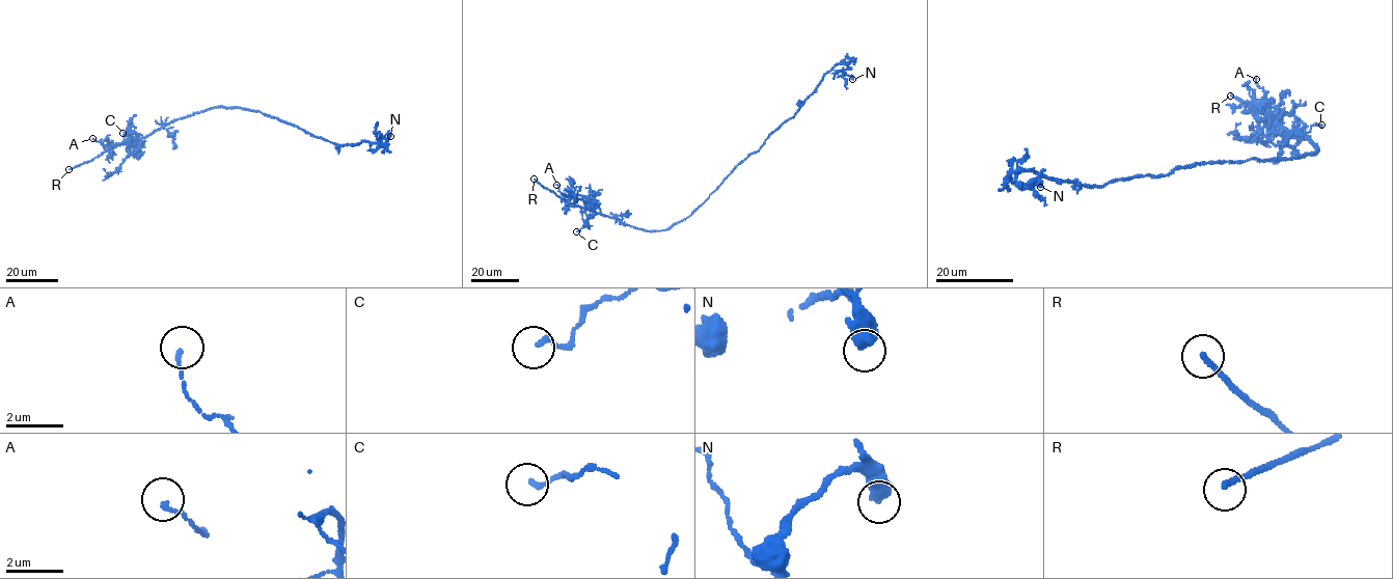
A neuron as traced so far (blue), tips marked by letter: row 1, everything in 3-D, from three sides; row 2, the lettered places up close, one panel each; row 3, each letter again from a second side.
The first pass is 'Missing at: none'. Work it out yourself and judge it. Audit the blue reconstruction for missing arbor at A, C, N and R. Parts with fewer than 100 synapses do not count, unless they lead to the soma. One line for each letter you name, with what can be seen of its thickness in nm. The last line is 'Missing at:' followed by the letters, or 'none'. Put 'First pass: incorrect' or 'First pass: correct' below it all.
R: Thickness 200 nm
Missing at: R
First pass: incorrect

